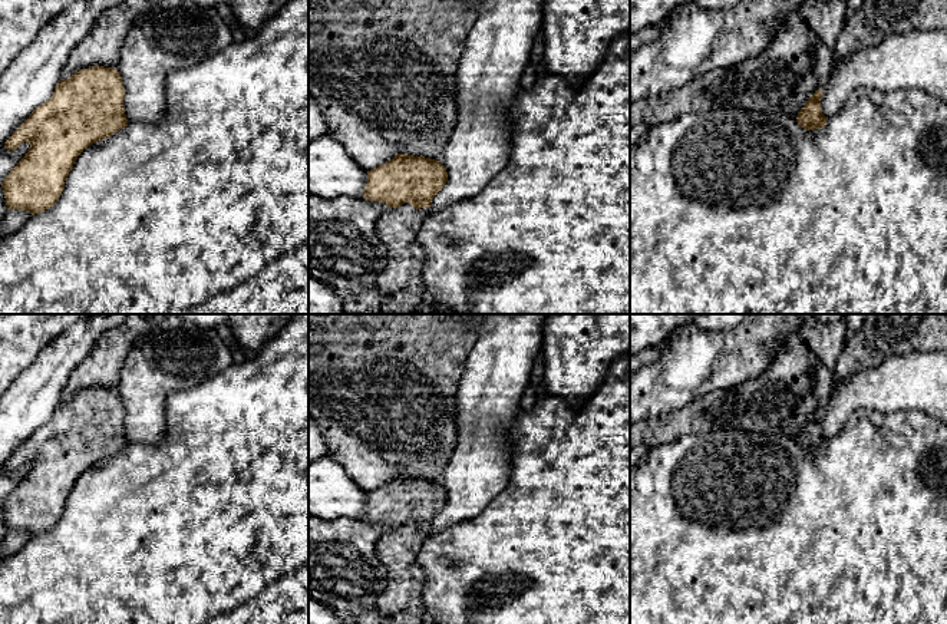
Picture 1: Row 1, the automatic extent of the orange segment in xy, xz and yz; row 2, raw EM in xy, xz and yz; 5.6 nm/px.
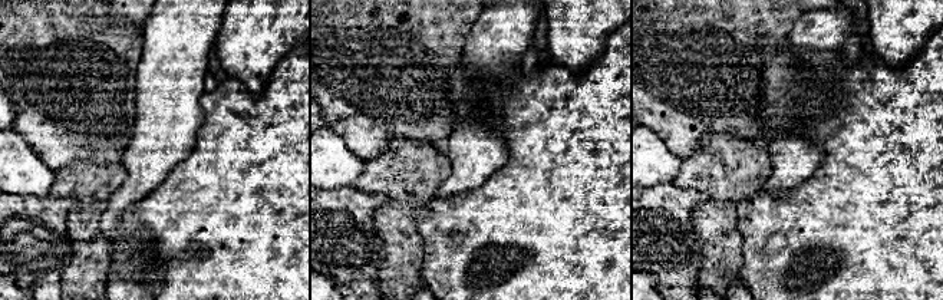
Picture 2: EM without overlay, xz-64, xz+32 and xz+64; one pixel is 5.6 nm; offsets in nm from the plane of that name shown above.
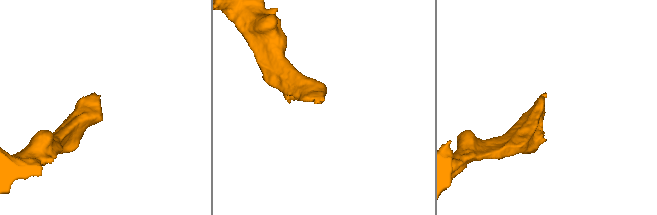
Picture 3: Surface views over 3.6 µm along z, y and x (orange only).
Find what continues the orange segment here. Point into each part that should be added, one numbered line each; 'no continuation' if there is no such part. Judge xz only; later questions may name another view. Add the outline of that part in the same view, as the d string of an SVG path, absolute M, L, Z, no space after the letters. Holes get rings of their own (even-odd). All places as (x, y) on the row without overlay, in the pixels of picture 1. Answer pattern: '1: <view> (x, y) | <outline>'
1: xz (401, 601) | M409 524L389 529L377 542L377 559L386 571L385 588L377 598L382 624L422 624L429 620L422 594L426 574L418 562L420 544L430 535L430 528L415 531Z

